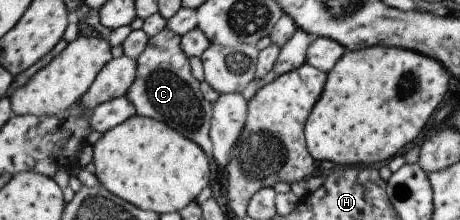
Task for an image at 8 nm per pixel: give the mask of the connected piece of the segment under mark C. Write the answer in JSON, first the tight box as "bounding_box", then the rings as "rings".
{"bounding_box":[124,26,212,157],"rings":[[[167,26],[147,39],[147,45],[134,60],[135,77],[124,96],[138,116],[164,122],[196,143],[207,157],[212,157],[212,143],[208,136],[212,104],[202,96],[199,83],[191,76],[189,58],[180,48],[179,39],[180,36]]]}

